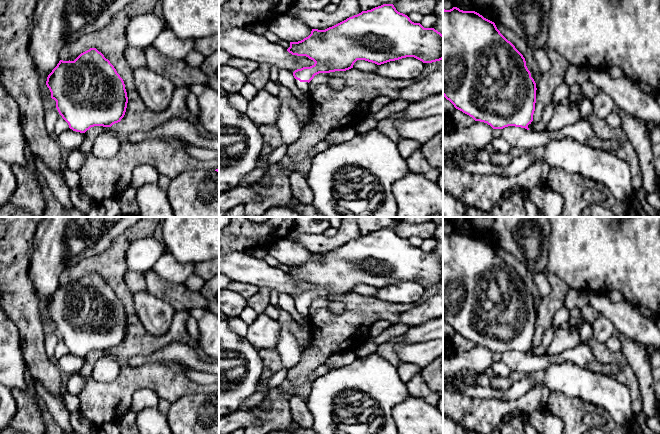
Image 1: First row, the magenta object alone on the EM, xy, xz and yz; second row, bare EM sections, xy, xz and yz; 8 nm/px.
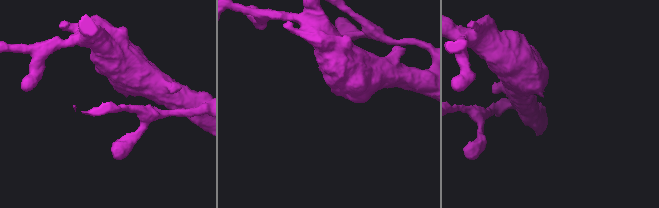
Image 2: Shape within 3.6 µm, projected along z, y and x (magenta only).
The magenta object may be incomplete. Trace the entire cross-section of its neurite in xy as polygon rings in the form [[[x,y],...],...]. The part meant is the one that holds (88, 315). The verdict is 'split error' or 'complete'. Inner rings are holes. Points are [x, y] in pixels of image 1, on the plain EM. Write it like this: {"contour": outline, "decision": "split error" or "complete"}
{"contour": [[[96,272],[81,277],[74,285],[60,284],[48,299],[46,309],[51,316],[51,322],[56,325],[59,338],[73,355],[85,357],[94,350],[111,351],[120,346],[125,339],[128,321],[124,305],[110,285]]], "decision": "complete"}

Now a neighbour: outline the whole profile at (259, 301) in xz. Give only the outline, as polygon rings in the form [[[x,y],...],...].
[[[267,287],[259,288],[258,292],[252,297],[247,299],[247,305],[253,308],[258,313],[265,311],[267,306],[270,304],[270,289]]]

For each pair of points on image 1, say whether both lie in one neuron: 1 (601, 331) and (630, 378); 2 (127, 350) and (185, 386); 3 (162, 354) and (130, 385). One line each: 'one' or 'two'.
1: two
2: one
3: two

